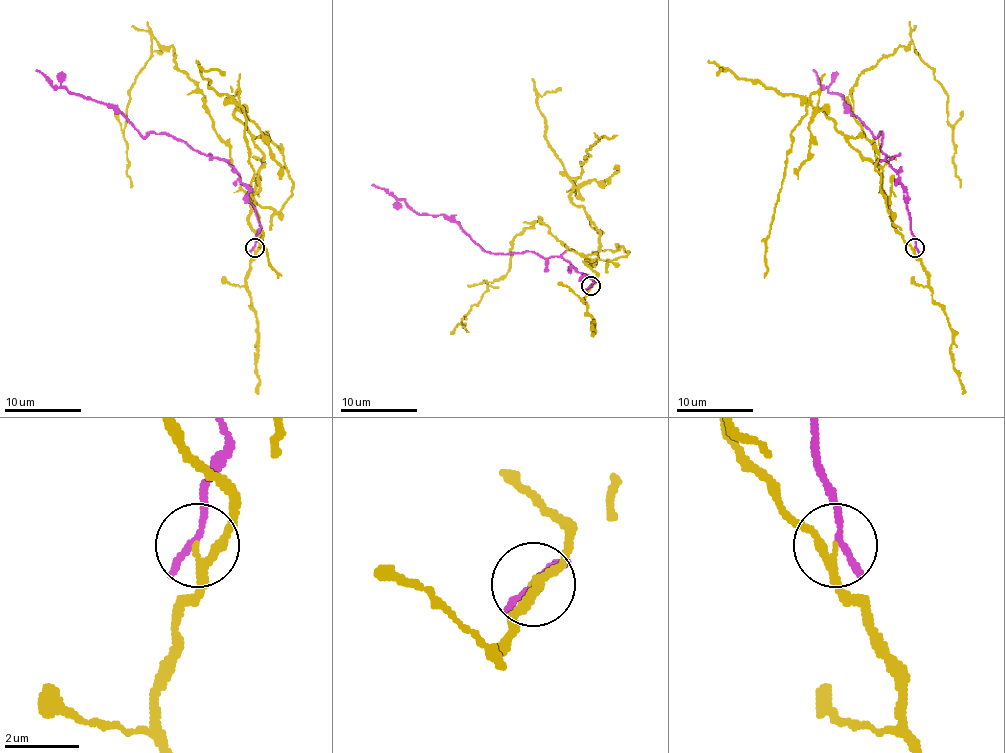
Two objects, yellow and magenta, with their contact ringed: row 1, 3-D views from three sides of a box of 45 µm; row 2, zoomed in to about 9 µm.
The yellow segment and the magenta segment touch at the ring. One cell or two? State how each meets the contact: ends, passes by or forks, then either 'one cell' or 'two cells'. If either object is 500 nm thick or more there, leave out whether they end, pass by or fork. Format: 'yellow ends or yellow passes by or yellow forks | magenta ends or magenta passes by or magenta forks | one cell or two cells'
yellow passes by | magenta passes by | two cells

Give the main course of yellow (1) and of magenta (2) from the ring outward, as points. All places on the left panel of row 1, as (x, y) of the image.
1: (255, 248), (251, 196), (203, 91), (178, 68), (174, 49), (153, 37), (130, 87), (132, 187)
2: (255, 246), (258, 218), (232, 166), (170, 135), (143, 137), (118, 110), (55, 87), (36, 70)

